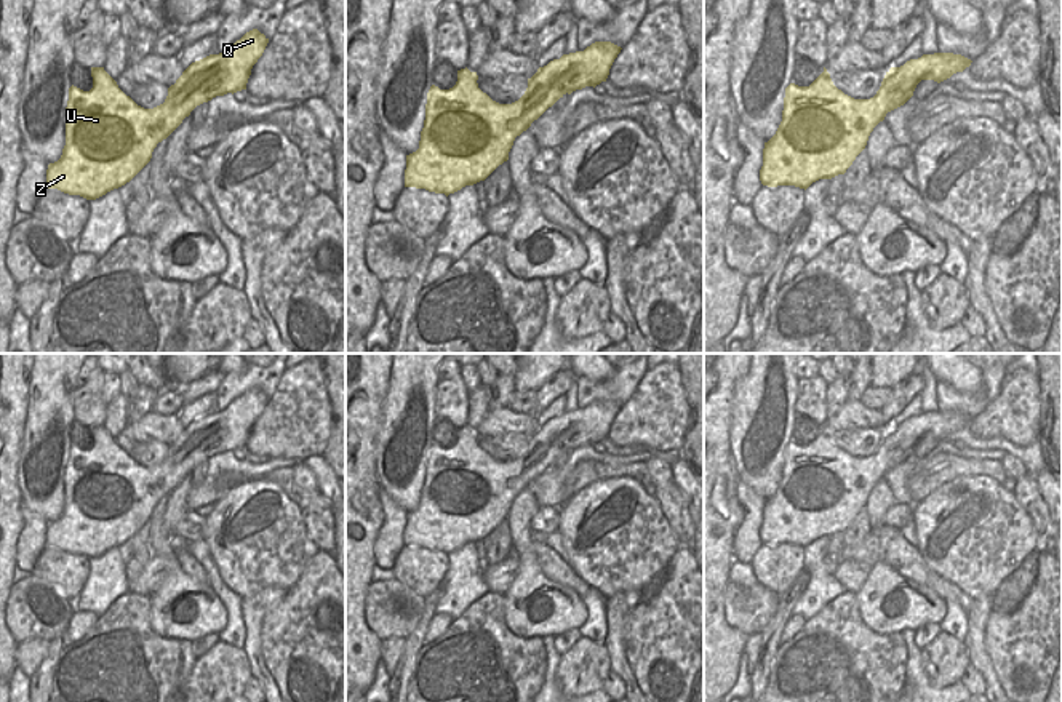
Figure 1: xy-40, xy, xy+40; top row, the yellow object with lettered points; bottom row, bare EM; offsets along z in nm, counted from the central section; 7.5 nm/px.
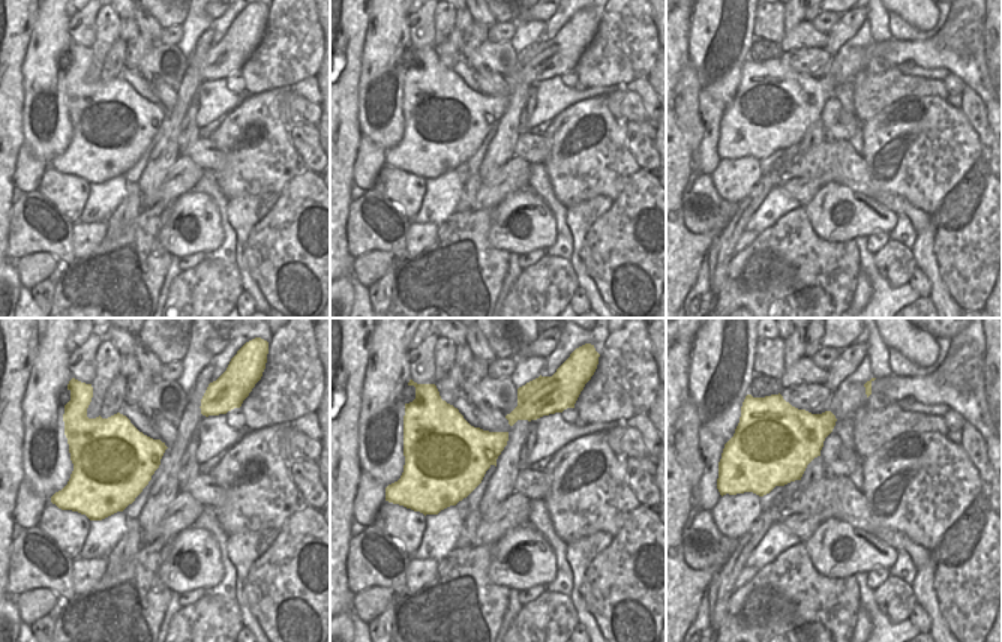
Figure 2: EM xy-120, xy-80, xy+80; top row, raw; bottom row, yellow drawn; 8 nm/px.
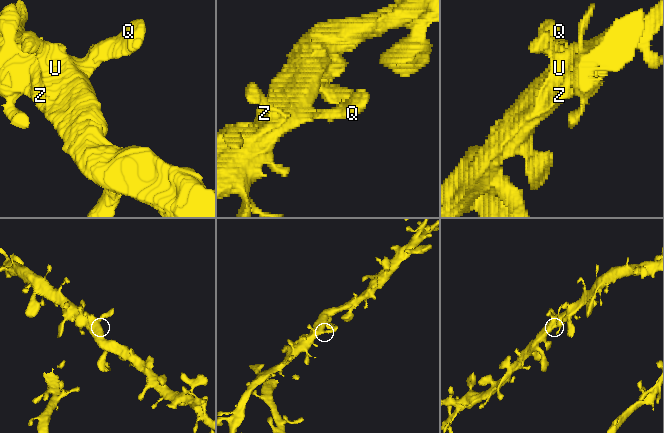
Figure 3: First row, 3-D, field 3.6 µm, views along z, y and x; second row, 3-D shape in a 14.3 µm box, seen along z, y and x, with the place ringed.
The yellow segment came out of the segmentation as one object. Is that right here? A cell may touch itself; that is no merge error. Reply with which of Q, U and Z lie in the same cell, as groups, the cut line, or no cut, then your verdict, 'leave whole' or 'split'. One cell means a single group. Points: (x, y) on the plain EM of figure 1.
Q U Z; no cut; leave whole

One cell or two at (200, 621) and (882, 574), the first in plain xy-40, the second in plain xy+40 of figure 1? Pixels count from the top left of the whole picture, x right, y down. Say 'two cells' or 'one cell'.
one cell

